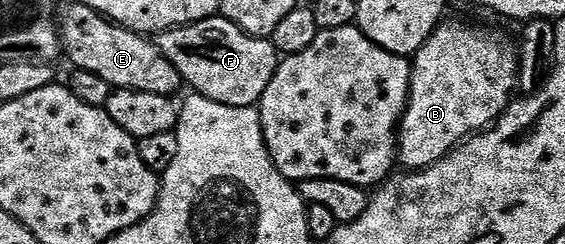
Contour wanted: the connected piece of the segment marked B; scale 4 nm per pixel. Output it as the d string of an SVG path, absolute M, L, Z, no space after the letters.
M440 22L434 33L427 38L425 45L415 52L411 65L411 92L407 94L407 107L403 110L403 120L399 122L397 132L397 159L400 164L404 163L404 168L411 171L422 171L425 167L431 167L437 161L444 159L451 151L455 150L460 143L471 138L472 135L486 131L494 124L495 120L507 110L517 91L517 80L519 77L519 53L517 43L514 38L510 39L503 31L494 31L491 27L474 27L471 23L447 23Z

